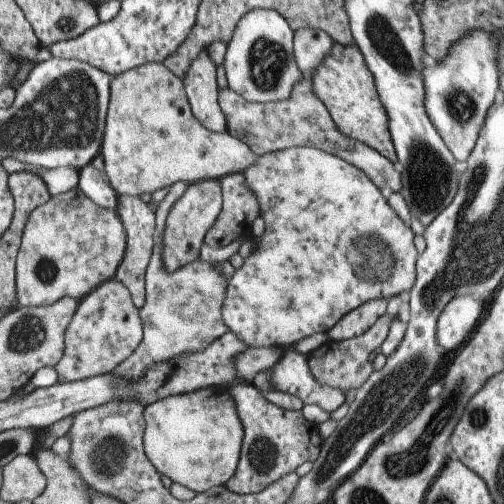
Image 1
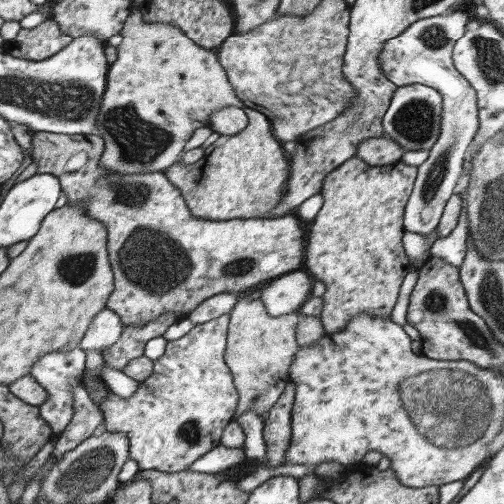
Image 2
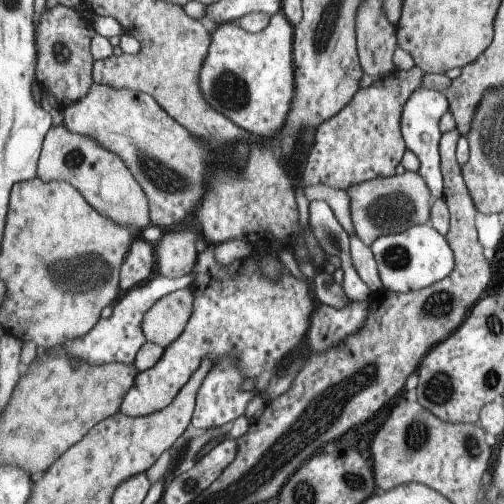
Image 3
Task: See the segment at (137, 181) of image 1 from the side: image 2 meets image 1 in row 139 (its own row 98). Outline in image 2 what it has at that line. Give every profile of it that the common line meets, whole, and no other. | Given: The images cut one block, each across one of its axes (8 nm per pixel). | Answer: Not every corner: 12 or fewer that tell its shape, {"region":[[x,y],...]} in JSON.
{"region":[[131,8],[97,114],[101,166],[163,172],[245,104],[217,56]]}

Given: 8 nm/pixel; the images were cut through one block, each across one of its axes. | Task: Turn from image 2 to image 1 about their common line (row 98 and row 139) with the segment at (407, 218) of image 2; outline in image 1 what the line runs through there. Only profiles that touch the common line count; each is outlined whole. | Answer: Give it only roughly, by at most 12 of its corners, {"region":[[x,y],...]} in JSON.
{"region":[[495,32],[423,70],[425,110],[467,160],[499,90]]}

